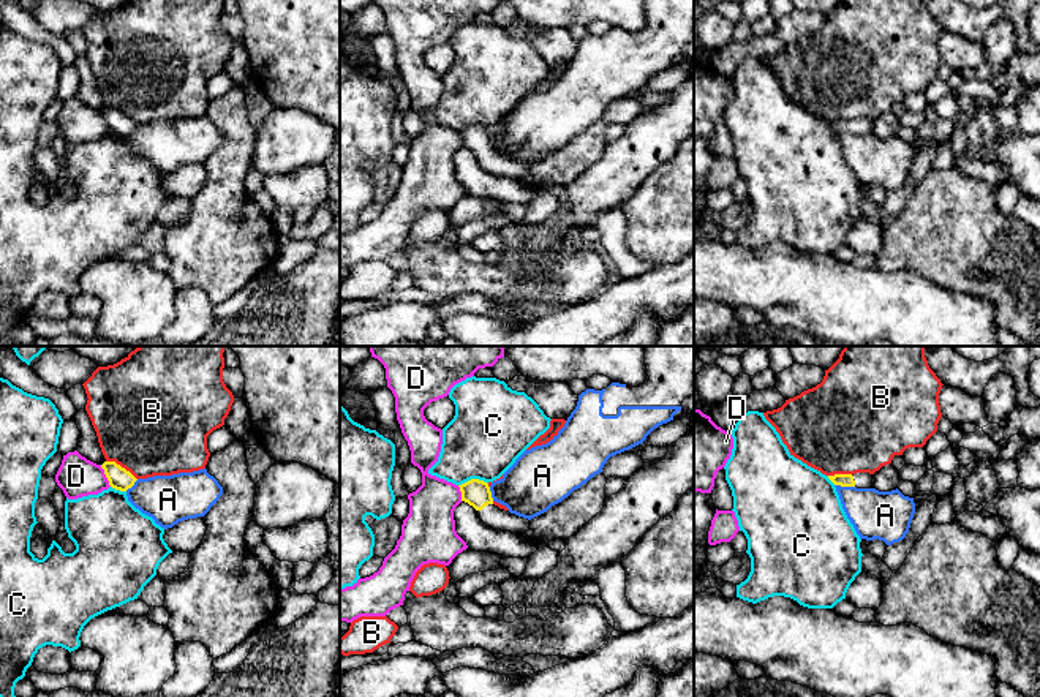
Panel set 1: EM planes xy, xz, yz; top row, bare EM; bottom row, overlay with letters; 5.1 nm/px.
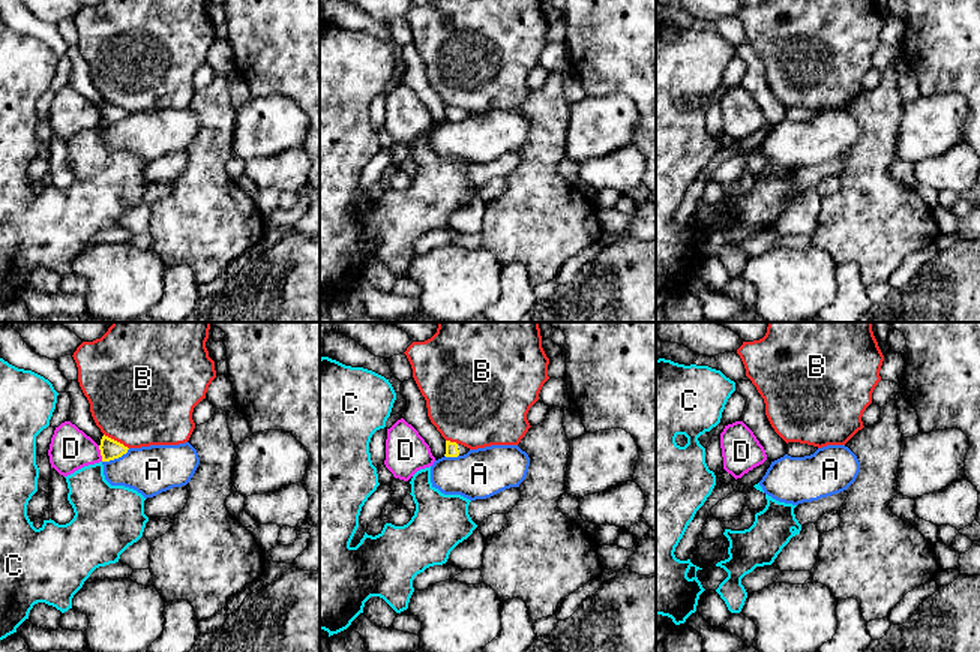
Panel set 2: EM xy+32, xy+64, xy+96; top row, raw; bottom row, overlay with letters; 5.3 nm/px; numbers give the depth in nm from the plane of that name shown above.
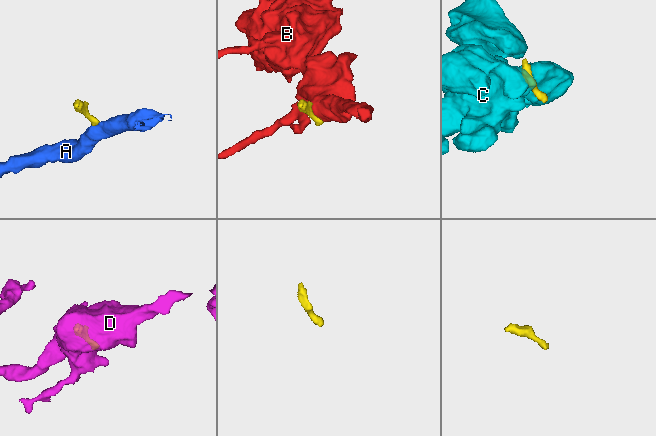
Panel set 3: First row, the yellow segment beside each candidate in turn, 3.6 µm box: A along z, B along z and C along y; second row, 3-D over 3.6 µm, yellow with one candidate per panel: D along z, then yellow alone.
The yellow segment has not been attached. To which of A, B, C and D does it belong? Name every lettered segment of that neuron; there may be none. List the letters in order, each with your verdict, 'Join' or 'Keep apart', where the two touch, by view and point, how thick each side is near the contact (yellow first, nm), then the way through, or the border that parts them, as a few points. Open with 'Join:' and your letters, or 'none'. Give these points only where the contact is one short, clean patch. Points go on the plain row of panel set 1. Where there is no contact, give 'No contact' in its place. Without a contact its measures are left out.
Join: none
A: Keep apart. Touches yellow at yz (844, 131). Thickness 60 nm (yellow) against 240 nm. Boundary: yz (835, 130), (854, 133)
B: Keep apart. Touches yellow at xy (120, 113). Thickness 110 nm (yellow) against 500 nm. Boundary: xy (106, 106), (114, 106), (136, 125)
C: Keep apart. Touches yellow at xz (473, 125). Thickness 140 nm (yellow) against 380 nm
D: Keep apart. Touches yellow at xy (106, 122). Thickness 110 nm (yellow) against 200 nm. Boundary: xy (100, 111), (111, 131)

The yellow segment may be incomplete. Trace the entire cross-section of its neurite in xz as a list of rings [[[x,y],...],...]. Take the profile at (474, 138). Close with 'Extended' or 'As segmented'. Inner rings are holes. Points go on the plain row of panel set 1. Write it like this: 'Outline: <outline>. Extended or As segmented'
Outline: [[[471,125],[460,133],[462,147],[473,152],[477,163],[493,175],[525,180],[529,175],[529,166],[499,155],[493,150],[492,138],[487,128]]]. Extended

